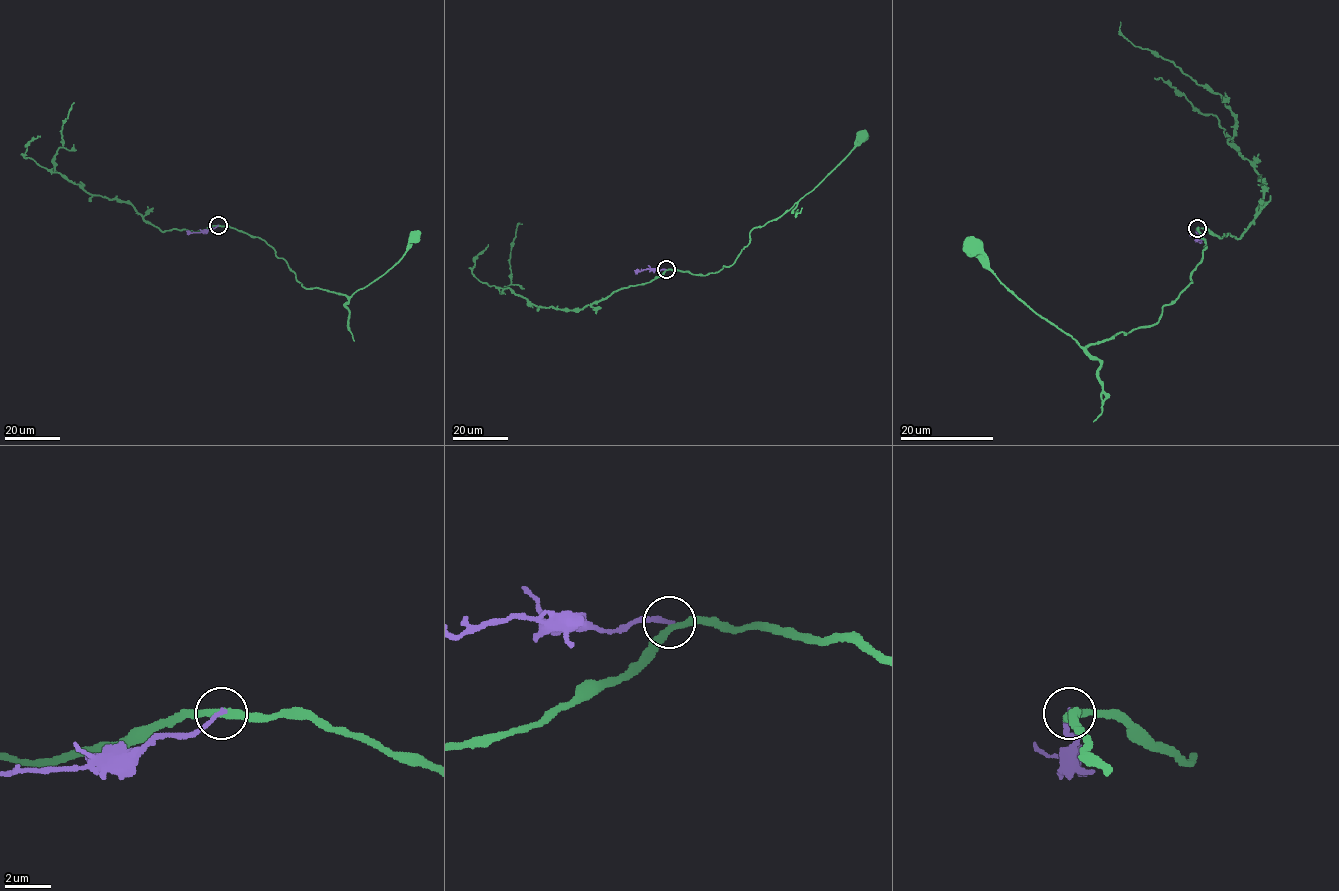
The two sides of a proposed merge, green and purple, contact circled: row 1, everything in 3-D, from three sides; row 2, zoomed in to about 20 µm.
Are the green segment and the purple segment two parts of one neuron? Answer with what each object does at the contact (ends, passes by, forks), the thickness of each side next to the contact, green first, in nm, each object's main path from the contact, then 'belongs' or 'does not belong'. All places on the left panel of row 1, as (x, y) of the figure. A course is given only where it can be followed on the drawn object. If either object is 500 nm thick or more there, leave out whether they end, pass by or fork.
green passes by; purple ends; calibres 320 and 200 nm; course green (218, 225), (262, 238), (306, 288), (349, 296), (389, 270), (414, 236); course purple (218, 225), (200, 232), (186, 231); does not belong

